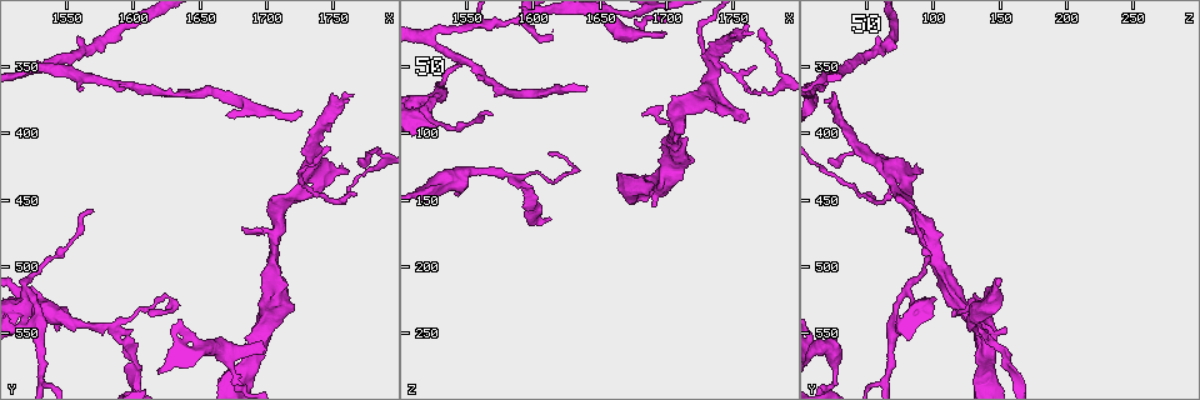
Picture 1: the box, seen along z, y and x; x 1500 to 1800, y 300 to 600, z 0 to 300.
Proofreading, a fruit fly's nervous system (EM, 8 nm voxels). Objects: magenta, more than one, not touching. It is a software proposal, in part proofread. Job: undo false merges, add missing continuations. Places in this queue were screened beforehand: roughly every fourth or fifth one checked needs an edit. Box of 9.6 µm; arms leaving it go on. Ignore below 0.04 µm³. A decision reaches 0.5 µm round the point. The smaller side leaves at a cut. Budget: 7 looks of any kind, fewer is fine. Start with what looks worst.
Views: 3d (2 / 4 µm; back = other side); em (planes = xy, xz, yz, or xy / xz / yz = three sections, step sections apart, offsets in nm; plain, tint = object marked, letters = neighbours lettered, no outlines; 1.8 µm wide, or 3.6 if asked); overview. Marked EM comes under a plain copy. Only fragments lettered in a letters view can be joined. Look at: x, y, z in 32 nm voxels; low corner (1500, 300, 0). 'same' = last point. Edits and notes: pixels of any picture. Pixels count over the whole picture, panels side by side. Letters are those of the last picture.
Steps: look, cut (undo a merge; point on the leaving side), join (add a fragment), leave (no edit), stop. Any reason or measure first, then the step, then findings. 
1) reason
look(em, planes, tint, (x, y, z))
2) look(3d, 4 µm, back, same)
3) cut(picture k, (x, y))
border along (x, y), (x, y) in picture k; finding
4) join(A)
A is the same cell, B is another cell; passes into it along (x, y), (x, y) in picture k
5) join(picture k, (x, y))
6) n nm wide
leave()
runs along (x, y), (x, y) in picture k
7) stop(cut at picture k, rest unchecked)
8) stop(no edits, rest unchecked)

three arms meet
look(em, planes, letters, (1524, 352, 26))

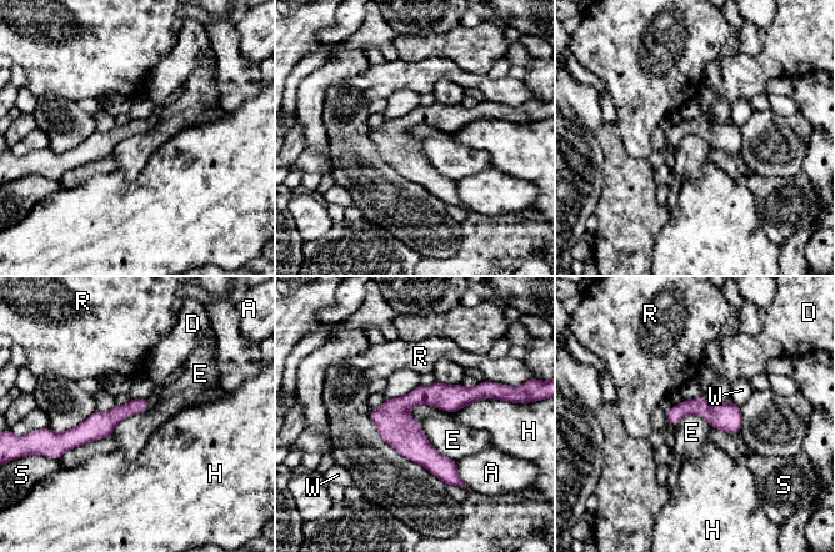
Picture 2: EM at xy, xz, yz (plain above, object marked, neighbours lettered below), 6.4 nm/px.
110 nm wide
leave()
A, D, E, H, R, S and W are other cells; runs along (485, 390), (418, 396), (373, 416) in picture 2; continuous, no second neuron

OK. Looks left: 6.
end of a long branch
look(em, xz, step 8, tint, (1766, 372, 26))

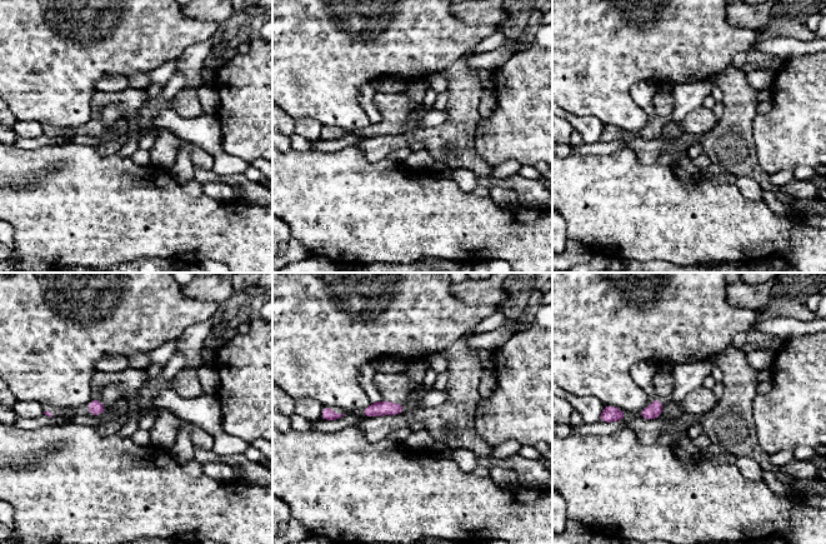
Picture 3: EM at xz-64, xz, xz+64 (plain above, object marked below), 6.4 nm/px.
look(em, xz, step 8, letters, same)

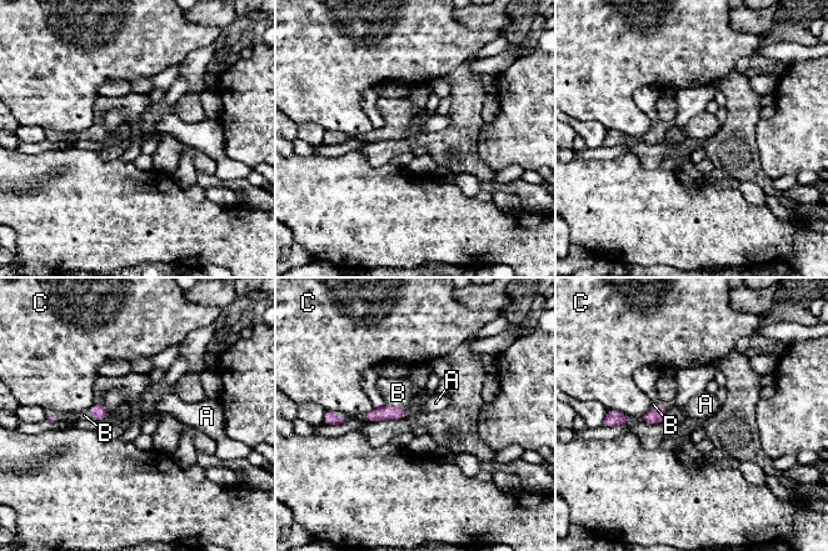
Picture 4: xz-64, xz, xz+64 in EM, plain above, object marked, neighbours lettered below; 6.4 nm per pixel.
join(B)
B is the same cell, A and C are other cells; the neuron continues

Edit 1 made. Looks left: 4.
touches itself
look(em, planes, letters, (1732, 444, 84))

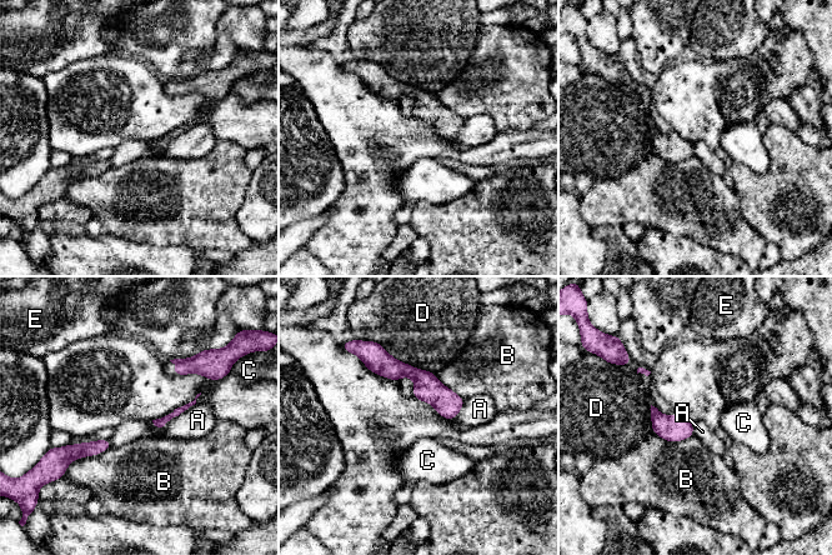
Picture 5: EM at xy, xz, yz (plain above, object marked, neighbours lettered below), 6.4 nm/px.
60 nm wide
leave()
A, B, C, D and E are other cells; all the same neuron

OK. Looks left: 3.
stop(join at picture 4, rest unchecked)

